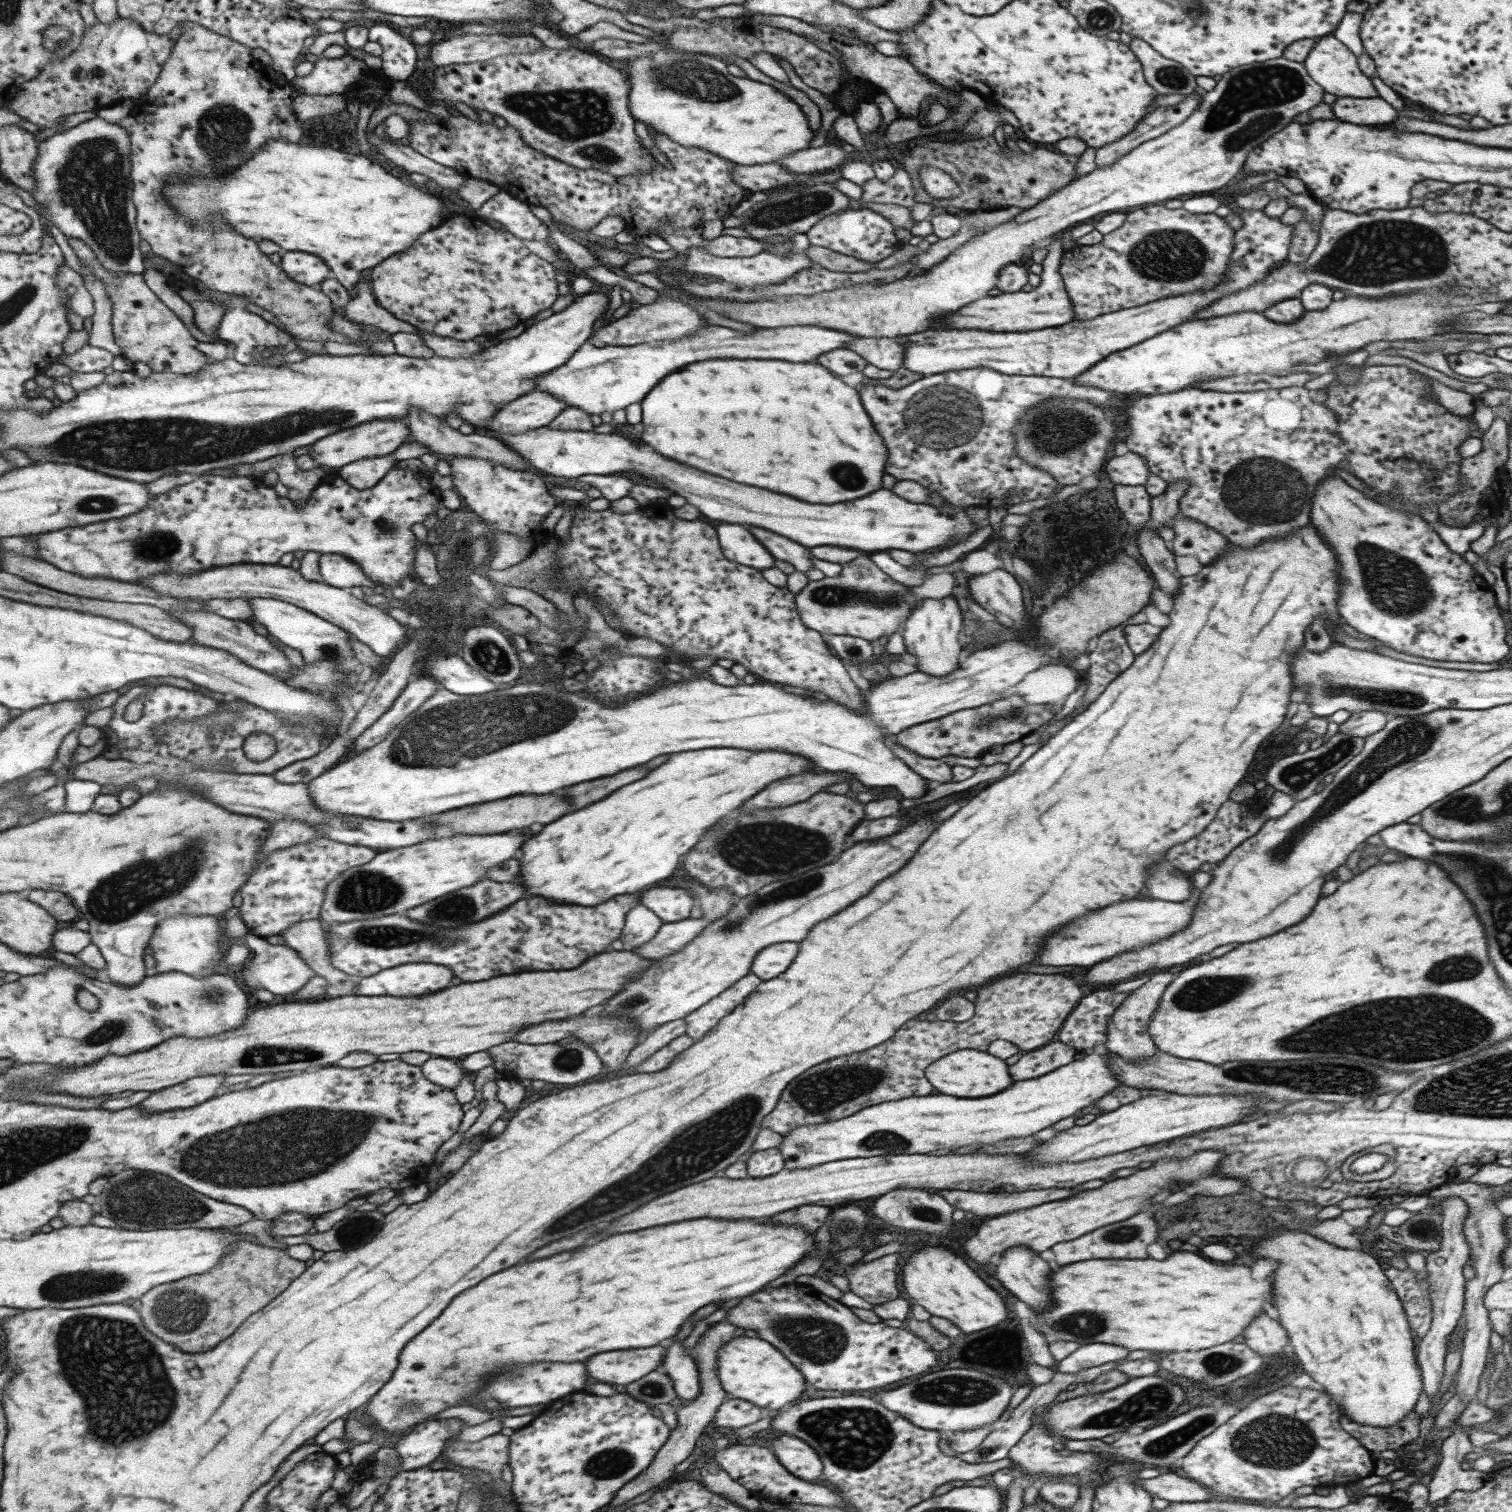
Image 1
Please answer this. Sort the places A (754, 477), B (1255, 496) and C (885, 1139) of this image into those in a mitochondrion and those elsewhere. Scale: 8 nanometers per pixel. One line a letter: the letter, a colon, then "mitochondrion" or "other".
A: other
B: mitochondrion
C: mitochondrion

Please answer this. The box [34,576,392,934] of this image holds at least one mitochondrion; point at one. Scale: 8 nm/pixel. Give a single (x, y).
(123, 895)

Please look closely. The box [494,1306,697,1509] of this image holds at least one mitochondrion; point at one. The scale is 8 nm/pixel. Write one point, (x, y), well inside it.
(595, 1467)

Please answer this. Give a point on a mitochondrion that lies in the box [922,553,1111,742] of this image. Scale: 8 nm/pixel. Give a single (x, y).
(1010, 714)

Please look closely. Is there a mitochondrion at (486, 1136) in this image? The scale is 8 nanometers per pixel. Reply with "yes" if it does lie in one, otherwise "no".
no

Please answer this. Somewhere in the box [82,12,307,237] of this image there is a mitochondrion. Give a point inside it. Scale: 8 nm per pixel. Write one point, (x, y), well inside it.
(223, 132)

